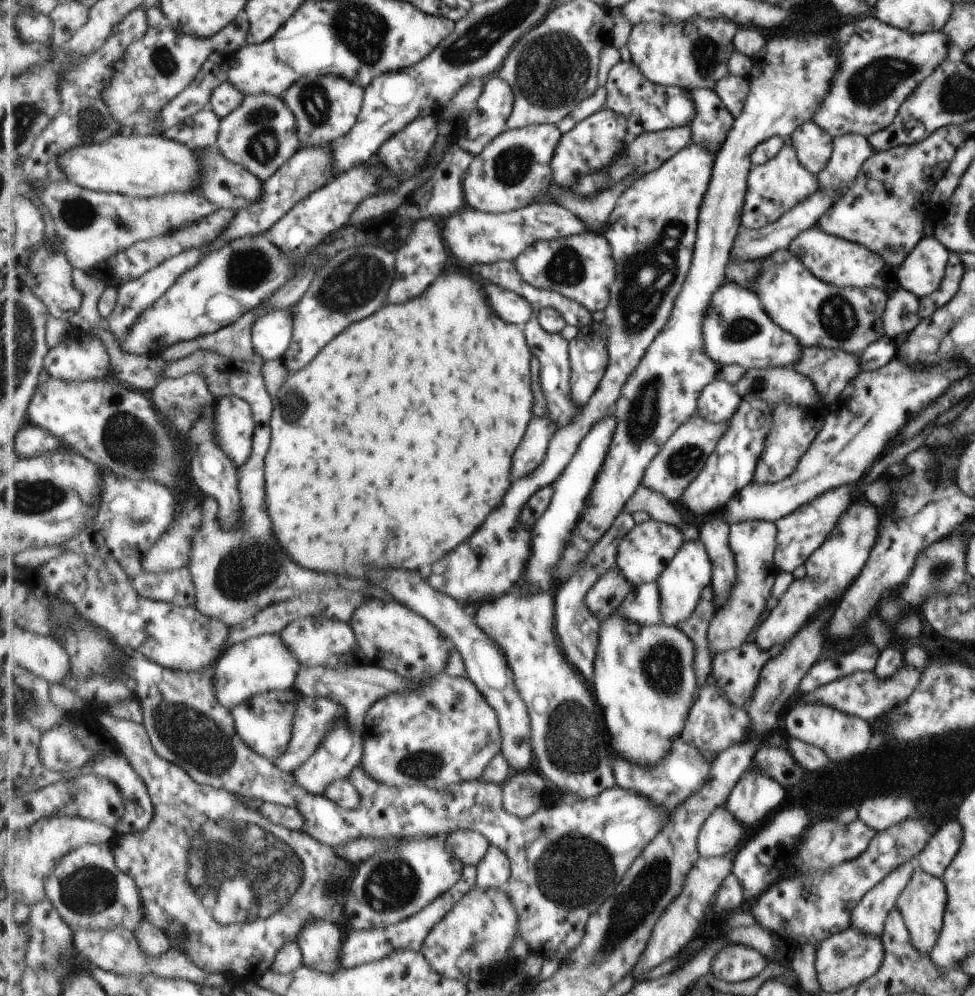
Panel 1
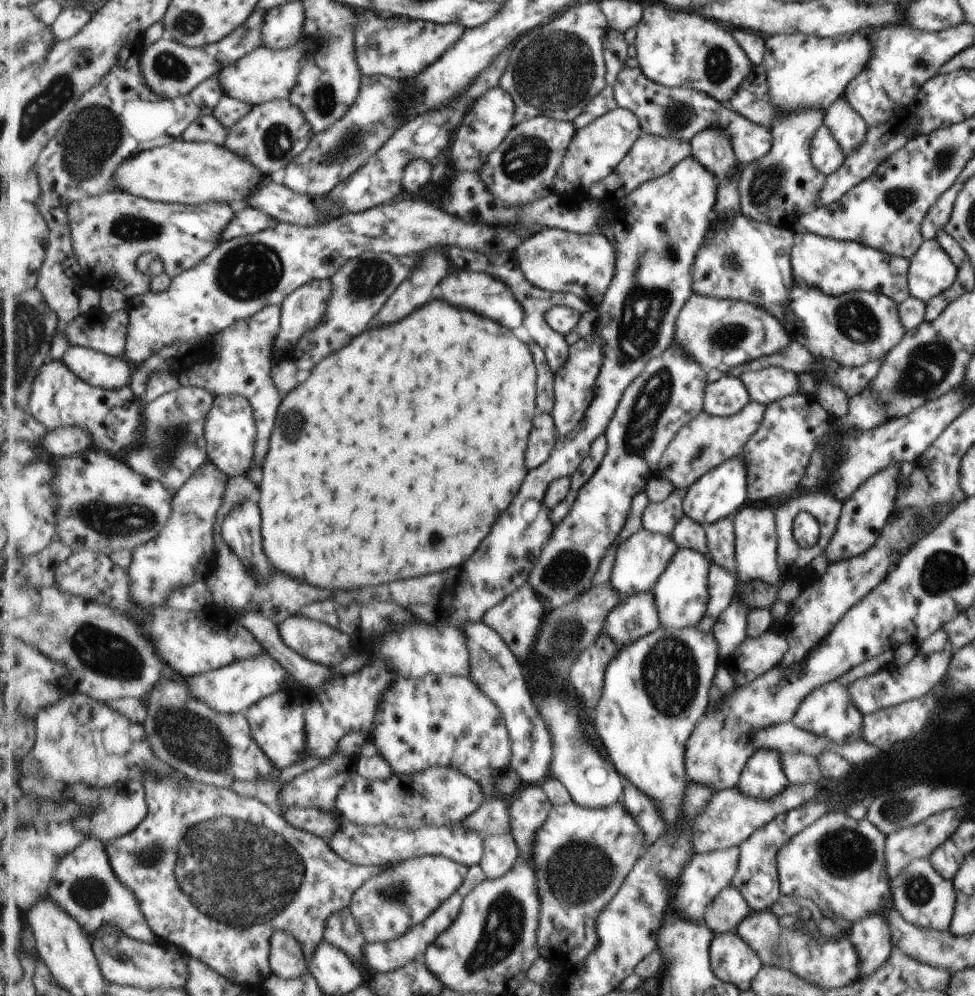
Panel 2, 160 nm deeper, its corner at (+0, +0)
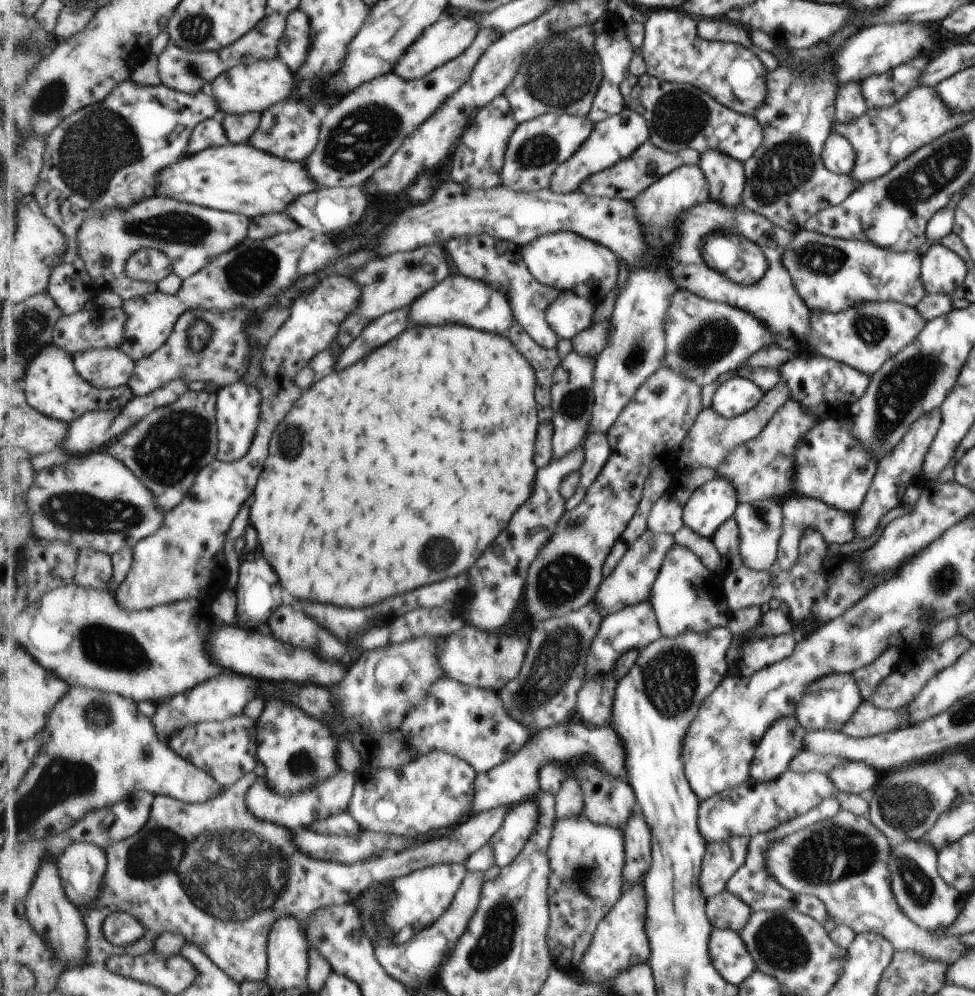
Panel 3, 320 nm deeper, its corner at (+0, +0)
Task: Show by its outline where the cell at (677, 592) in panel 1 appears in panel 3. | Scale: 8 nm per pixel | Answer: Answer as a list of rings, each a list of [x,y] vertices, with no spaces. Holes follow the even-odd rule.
[[[674,544],[673,552],[668,552],[664,560],[649,600],[656,610],[662,636],[674,637],[688,632],[702,633],[715,627],[726,627],[731,617],[723,591],[723,577],[722,571],[709,571],[692,550]]]

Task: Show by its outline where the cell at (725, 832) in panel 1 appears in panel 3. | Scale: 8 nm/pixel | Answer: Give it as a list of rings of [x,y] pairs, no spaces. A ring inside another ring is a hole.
[[[787,768],[775,780],[756,783],[749,780],[731,790],[720,792],[699,804],[699,829],[706,844],[734,836],[751,837],[772,831],[776,826],[789,822],[796,816],[811,811],[822,800],[835,796],[837,792],[831,779],[822,772],[810,770],[793,772]]]

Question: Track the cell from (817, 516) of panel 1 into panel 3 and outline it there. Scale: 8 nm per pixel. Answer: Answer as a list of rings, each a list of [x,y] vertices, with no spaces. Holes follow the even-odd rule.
[[[797,494],[788,495],[782,503],[784,504],[784,524],[777,555],[777,564],[781,570],[789,570],[789,567],[795,566],[799,542],[803,539],[804,532],[809,529],[817,531],[828,545],[833,542],[843,544],[853,540],[854,524],[852,516],[848,512],[833,508],[832,505],[825,504],[823,501]]]

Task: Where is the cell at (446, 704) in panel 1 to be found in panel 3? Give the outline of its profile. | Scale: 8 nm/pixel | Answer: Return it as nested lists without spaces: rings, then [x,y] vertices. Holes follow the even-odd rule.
[[[447,676],[434,684],[430,695],[418,707],[410,710],[399,729],[402,730],[407,740],[411,740],[411,746],[418,754],[426,755],[433,751],[445,751],[460,756],[472,764],[478,773],[491,771],[506,760],[513,758],[532,736],[530,730],[521,726],[521,723],[505,712],[504,704],[495,691],[469,686]]]

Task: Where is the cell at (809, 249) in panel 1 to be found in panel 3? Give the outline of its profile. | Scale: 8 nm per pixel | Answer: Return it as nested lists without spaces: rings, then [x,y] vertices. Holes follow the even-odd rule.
[[[803,228],[788,242],[781,264],[810,311],[838,313],[869,301],[893,301],[914,307],[926,293],[920,279],[919,253],[897,252],[870,242],[828,237]]]

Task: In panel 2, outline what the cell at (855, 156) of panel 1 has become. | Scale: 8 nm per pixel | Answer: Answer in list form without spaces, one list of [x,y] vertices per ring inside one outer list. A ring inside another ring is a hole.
[[[841,95],[822,116],[822,124],[831,130],[832,136],[840,143],[845,157],[861,146],[867,134],[867,124],[857,111]]]

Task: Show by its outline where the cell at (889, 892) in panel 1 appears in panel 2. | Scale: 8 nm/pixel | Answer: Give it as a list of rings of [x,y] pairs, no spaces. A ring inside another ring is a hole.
[[[883,914],[869,915],[854,922],[847,930],[847,939],[858,956],[857,980],[871,976],[892,951],[890,930]]]

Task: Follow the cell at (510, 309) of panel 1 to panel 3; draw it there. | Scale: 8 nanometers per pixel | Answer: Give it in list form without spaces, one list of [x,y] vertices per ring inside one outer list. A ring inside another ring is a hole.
[[[453,274],[445,284],[439,284],[433,288],[433,292],[427,292],[417,300],[413,306],[411,322],[415,326],[419,324],[465,324],[477,330],[497,332],[497,334],[509,334],[509,328],[516,321],[513,309],[508,298],[492,286],[485,286],[484,282],[475,282],[471,278]]]

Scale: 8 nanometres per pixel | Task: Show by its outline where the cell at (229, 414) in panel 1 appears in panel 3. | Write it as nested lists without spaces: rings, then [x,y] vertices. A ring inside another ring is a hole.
[[[243,381],[231,384],[228,387],[221,387],[217,401],[217,422],[220,447],[218,459],[225,462],[241,460],[248,455],[259,430],[260,418],[262,415],[261,405],[263,396],[257,386],[247,384]]]

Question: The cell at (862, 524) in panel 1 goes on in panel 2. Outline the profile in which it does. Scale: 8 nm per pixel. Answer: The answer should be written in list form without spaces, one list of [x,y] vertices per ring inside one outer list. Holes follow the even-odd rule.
[[[891,464],[889,468],[883,468],[881,472],[865,480],[848,499],[844,500],[843,510],[836,524],[836,532],[824,551],[828,564],[857,556],[865,552],[877,540],[877,536],[881,534],[881,528],[885,526],[893,510],[895,492],[897,492],[897,476],[899,476],[899,464]]]

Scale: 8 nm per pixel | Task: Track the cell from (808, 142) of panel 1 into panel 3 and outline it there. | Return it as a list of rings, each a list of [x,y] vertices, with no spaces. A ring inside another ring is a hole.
[[[837,133],[829,134],[824,140],[820,157],[829,172],[838,175],[849,175],[855,167],[856,153],[849,141]]]

